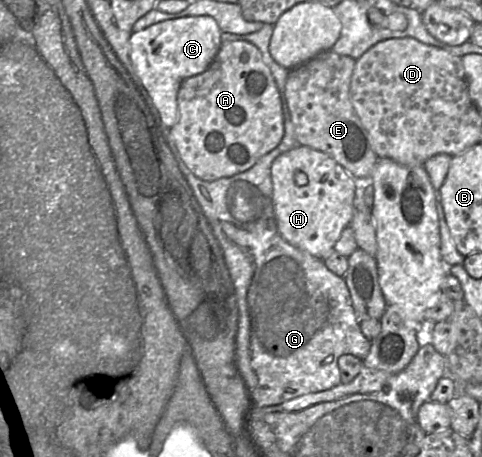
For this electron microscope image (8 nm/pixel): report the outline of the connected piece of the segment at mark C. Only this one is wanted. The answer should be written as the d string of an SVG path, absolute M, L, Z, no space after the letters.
M210 16L162 21L131 34L131 61L136 86L163 126L171 128L177 122L177 96L182 83L210 66L222 46L221 35L217 22Z

